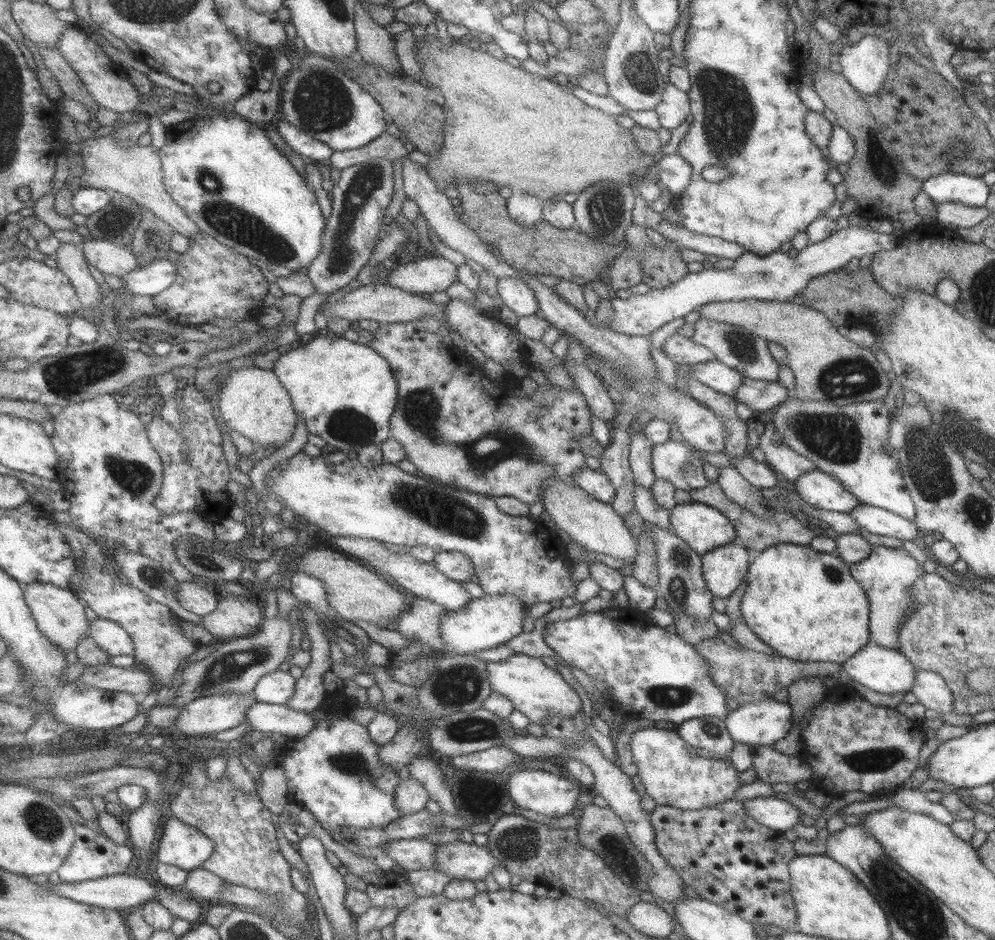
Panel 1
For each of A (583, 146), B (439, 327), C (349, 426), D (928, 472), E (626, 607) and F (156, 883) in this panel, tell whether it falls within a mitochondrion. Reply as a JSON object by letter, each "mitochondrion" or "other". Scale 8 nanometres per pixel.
{"A":"other","B":"other","C":"mitochondrion","D":"mitochondrion","E":"other","F":"other"}

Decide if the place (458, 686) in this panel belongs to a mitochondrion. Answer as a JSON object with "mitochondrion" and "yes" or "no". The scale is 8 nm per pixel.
{"mitochondrion":"yes"}

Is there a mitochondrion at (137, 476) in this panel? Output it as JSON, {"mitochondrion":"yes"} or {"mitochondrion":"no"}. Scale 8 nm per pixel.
{"mitochondrion":"yes"}

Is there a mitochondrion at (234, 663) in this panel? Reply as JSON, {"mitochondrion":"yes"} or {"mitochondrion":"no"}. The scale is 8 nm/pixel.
{"mitochondrion":"yes"}

